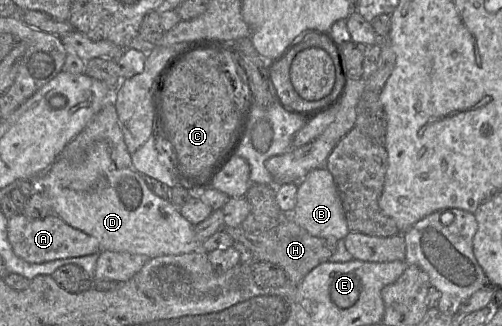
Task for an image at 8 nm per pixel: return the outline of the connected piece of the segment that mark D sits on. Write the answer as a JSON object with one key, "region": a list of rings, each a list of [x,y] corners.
{"region":[[[106,141],[94,143],[82,163],[71,163],[64,158],[56,161],[40,176],[31,180],[38,190],[51,201],[53,214],[71,227],[96,238],[102,250],[127,252],[154,258],[163,255],[180,255],[199,251],[194,225],[187,221],[169,200],[154,194],[143,176],[133,168],[118,168],[111,158],[110,146]]]}

